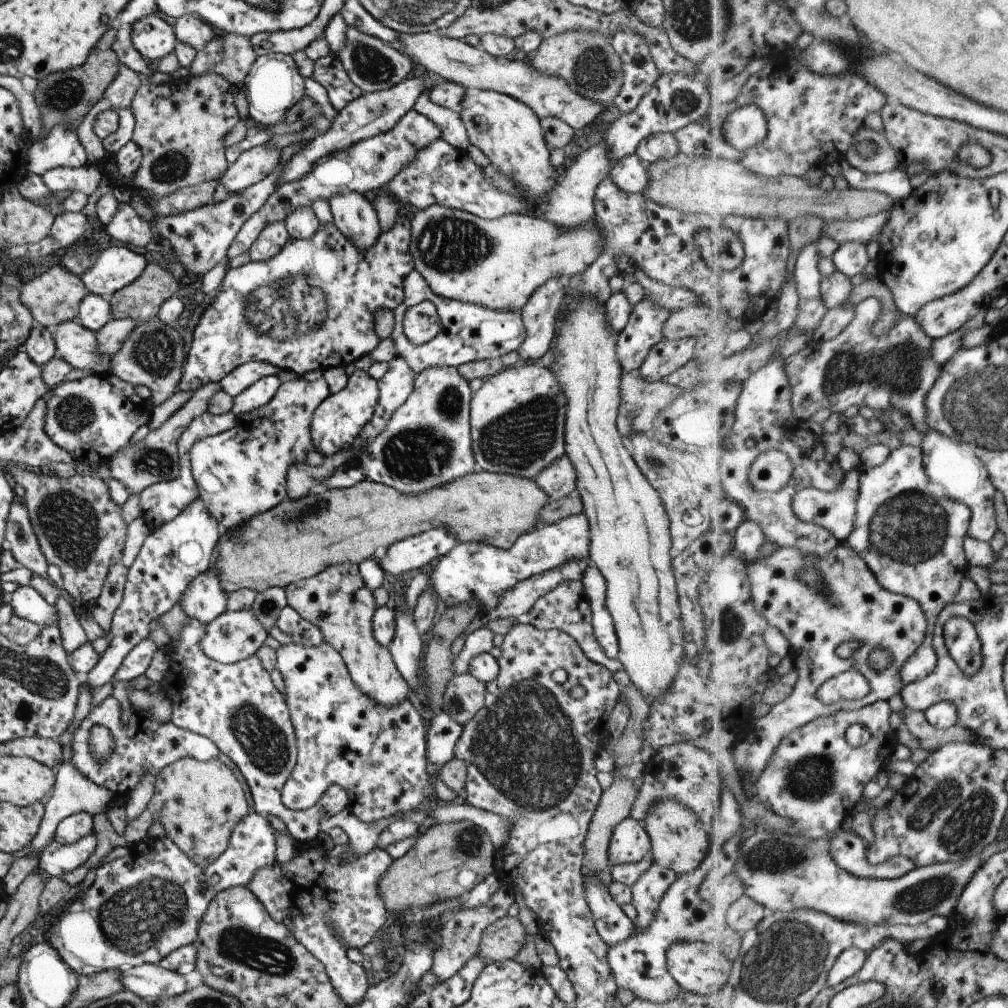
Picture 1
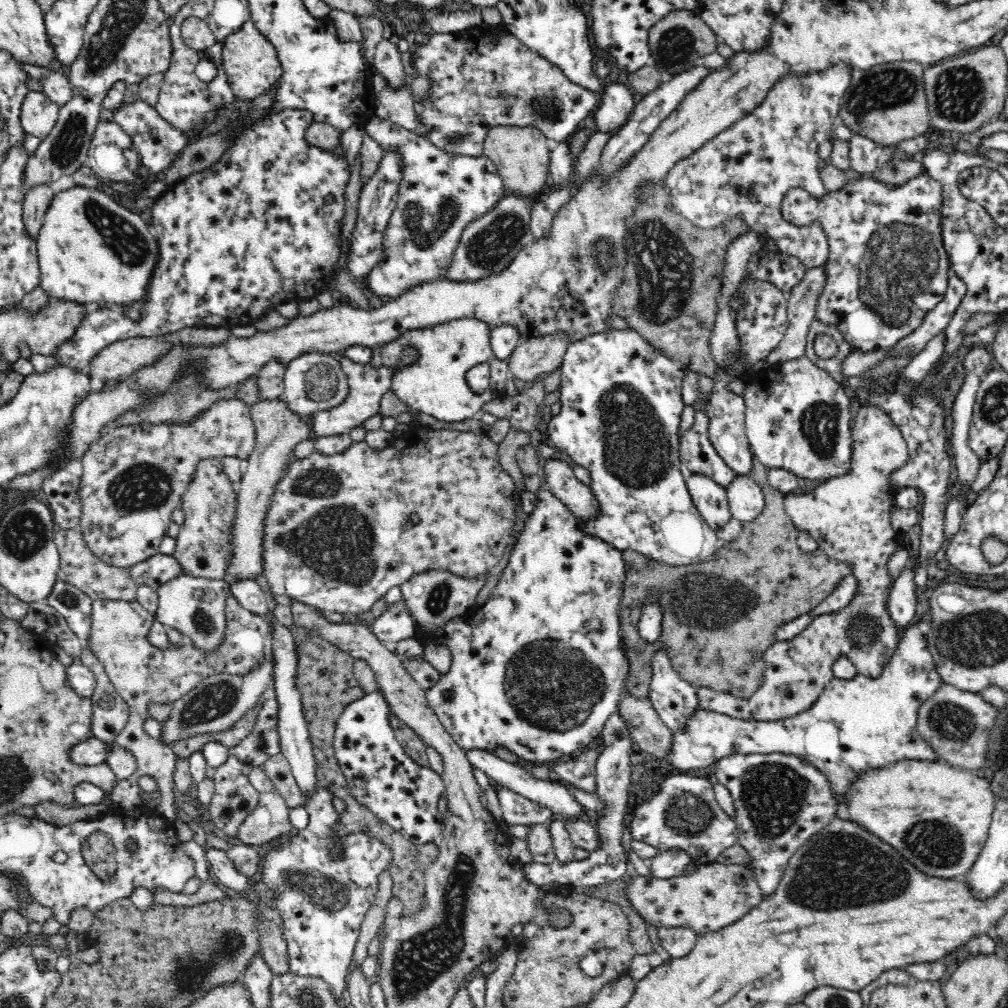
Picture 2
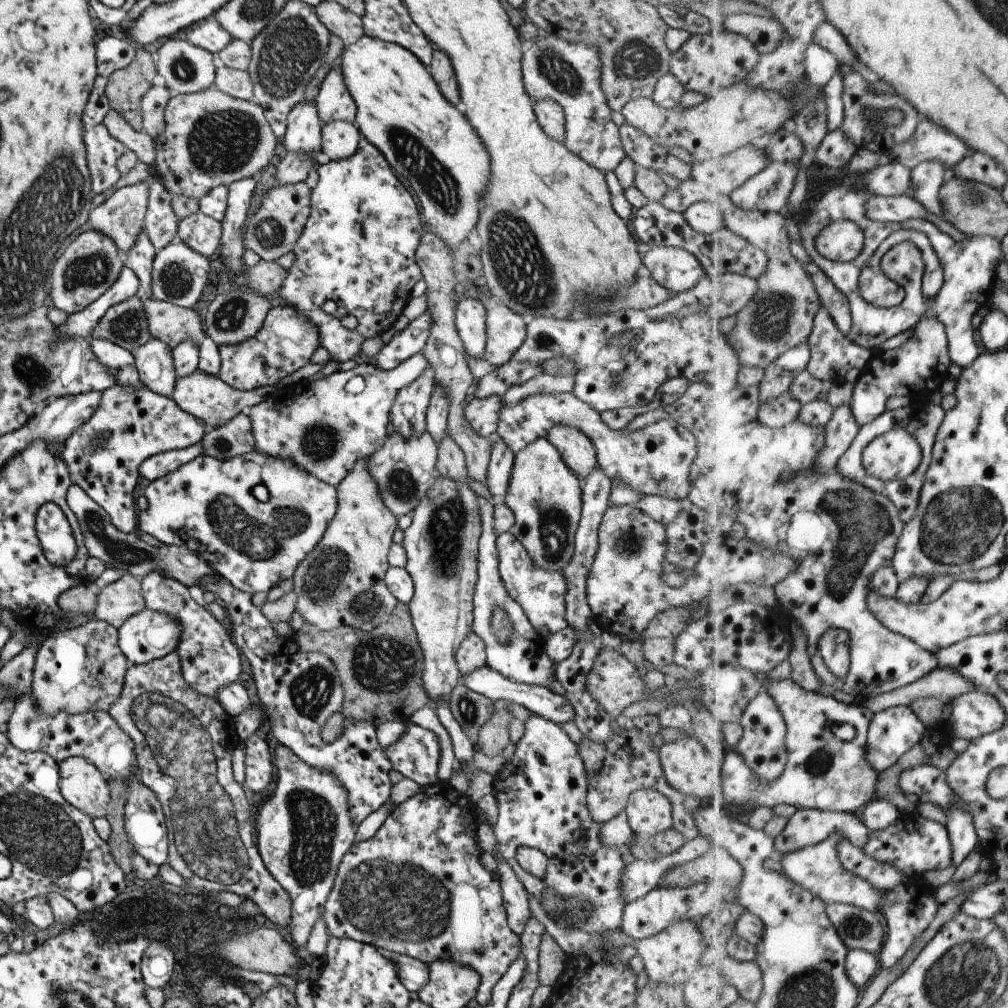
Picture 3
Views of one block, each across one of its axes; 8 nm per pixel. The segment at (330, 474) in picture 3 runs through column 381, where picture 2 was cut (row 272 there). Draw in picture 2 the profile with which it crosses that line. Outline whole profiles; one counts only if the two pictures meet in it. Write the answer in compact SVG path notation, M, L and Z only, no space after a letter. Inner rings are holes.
M375 117L367 122L363 133L372 139L384 152L393 149L400 161L401 179L398 189L396 208L390 215L382 238L382 258L367 277L369 288L372 289L377 299L393 298L399 296L404 289L430 283L444 276L452 262L452 254L460 242L466 226L476 221L482 215L500 202L506 192L503 180L496 165L485 155L480 158L468 156L451 156L443 150L432 146L418 133L406 130L388 120Z

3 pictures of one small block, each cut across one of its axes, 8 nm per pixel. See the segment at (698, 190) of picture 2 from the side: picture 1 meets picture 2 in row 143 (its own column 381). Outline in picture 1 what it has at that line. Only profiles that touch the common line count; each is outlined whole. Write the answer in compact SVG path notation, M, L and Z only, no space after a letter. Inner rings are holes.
M325 641L317 646L279 645L275 651L275 669L284 682L283 696L297 750L296 763L280 790L283 806L291 810L307 809L327 792L329 786L338 787L347 795L347 809L353 816L364 823L375 823L415 810L425 802L425 798L431 798L434 790L425 770L425 730L417 709L407 698L397 706L385 708L365 696L353 684L338 650Z

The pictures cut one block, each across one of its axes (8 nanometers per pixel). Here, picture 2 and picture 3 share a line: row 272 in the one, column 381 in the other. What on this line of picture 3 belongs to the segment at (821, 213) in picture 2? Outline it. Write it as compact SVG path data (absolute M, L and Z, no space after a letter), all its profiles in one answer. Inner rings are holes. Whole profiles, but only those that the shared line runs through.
M439 781L433 786L421 788L420 792L411 796L399 806L395 806L393 812L390 812L373 836L363 841L354 842L349 851L341 858L333 880L333 887L327 894L324 912L321 917L325 922L325 928L327 928L329 936L352 939L376 947L378 950L406 955L423 962L425 965L431 964L435 960L451 960L453 964L475 970L477 976L479 976L479 987L474 998L477 1006L485 1006L489 1002L489 998L491 998L491 990L493 990L495 984L507 971L509 964L520 954L520 942L519 938L507 926L499 882L496 880L495 874L487 872L480 862L481 852L475 845L475 838L473 837L479 824L477 810L475 803L471 803L464 794L457 793L445 781Z

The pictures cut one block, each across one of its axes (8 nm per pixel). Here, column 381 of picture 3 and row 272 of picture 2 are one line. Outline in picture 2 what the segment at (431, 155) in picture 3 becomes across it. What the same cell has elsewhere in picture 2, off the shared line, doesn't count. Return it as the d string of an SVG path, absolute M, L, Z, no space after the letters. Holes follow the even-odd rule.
M84 186L59 192L52 198L37 235L37 254L40 266L39 288L48 297L55 302L97 304L105 308L130 308L134 304L145 304L151 292L152 274L161 260L157 238L138 213L119 205L102 190Z

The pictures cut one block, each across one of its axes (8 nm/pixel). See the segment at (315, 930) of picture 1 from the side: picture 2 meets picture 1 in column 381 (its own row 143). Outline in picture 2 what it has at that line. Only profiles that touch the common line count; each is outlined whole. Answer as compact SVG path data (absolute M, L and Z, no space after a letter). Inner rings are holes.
M922 134L912 140L900 142L898 146L880 146L869 138L853 135L849 140L850 166L860 173L870 173L886 165L894 156L906 156L914 152L918 154L918 150L926 146L926 137Z

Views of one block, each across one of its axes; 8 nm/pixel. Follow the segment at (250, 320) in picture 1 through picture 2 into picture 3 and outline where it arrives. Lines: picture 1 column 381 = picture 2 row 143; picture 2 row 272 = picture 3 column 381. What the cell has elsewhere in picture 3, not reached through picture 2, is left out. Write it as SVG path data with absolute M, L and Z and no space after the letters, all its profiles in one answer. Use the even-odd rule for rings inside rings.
M360 137L353 154L343 160L325 160L316 172L317 182L309 194L309 217L292 249L294 262L275 292L285 300L285 306L295 308L295 312L313 323L319 336L319 346L340 363L353 359L363 340L380 336L393 327L402 314L411 298L413 285L422 279L415 262L415 248L426 233L421 229L413 198L397 180L385 157L367 139ZM327 300L336 306L333 314L325 314L321 310L321 305ZM349 315L357 320L357 326L351 330L343 328L340 322L343 316Z

